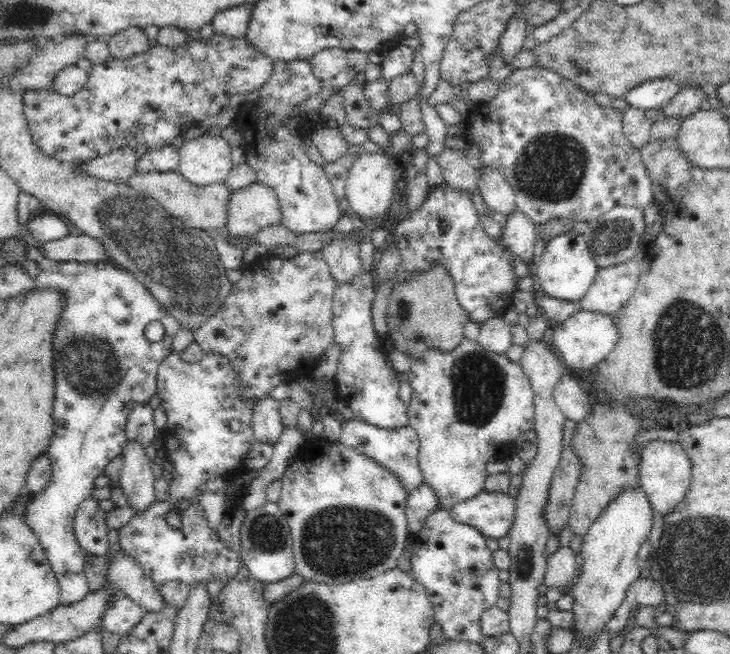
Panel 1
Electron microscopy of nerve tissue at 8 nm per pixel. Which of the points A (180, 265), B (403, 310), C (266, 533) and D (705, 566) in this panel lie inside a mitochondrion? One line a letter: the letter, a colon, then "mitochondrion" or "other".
A: mitochondrion
B: mitochondrion
C: mitochondrion
D: mitochondrion

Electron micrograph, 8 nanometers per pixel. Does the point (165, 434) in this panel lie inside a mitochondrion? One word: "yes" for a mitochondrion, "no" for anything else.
no

